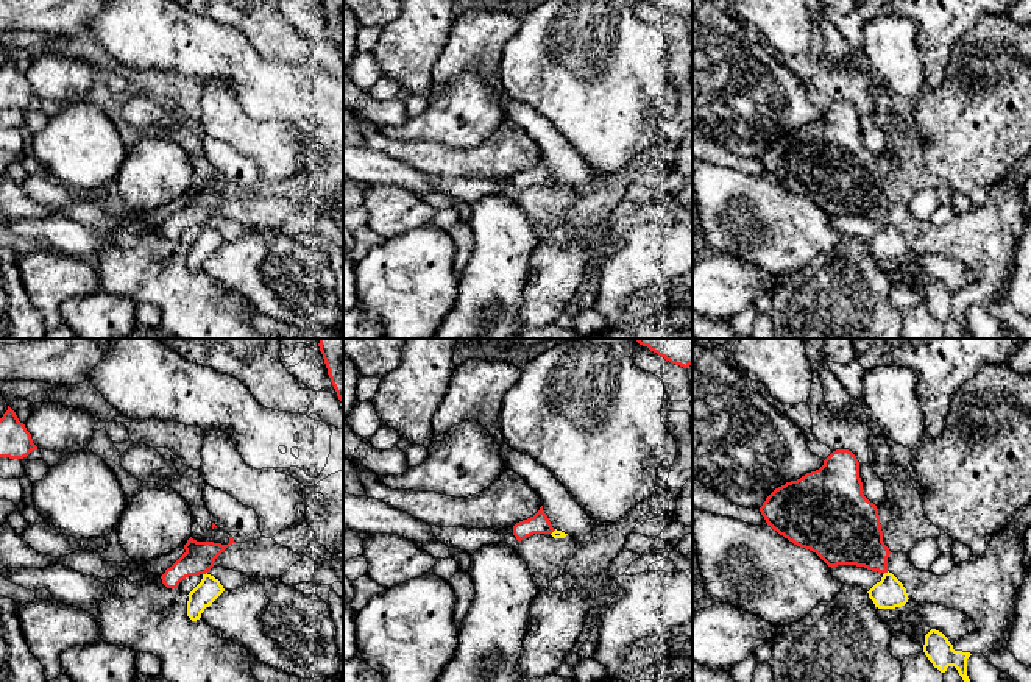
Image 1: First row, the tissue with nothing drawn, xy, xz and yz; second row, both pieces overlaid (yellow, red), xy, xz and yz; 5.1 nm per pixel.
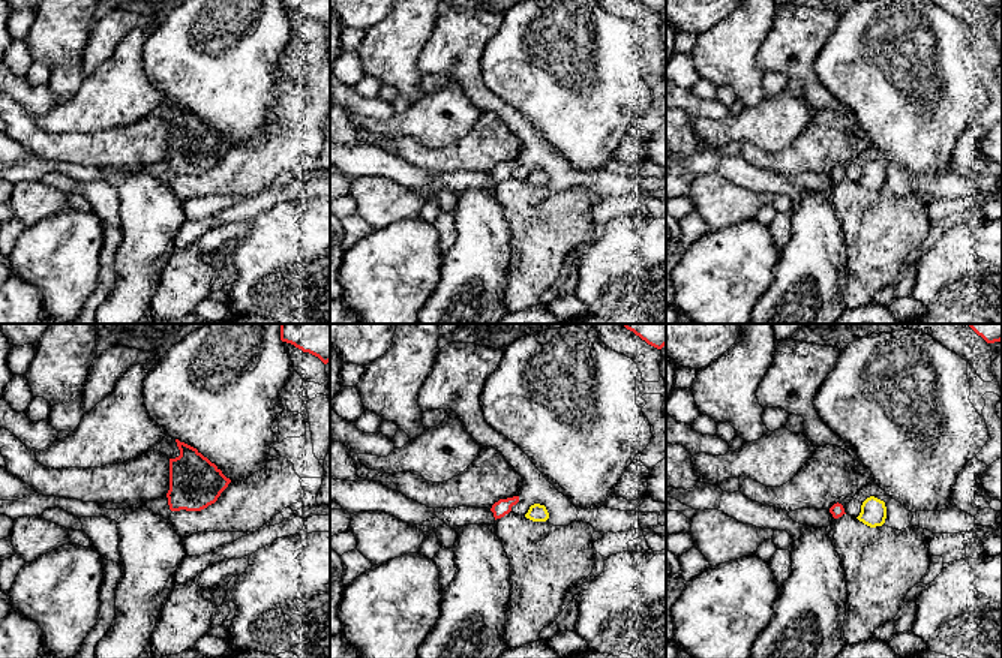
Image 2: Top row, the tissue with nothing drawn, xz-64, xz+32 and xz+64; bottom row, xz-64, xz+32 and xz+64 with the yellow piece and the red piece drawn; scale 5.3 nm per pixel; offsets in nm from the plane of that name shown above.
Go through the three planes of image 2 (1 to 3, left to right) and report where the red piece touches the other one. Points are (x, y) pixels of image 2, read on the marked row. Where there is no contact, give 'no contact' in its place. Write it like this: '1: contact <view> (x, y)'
1: no contact
2: no contact
3: no contact

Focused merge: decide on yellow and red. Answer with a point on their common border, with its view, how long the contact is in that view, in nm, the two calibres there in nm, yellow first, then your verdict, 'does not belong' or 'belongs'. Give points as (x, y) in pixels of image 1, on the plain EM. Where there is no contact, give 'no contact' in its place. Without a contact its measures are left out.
yz (885, 223) | 40 nm | 160/300 nm | does not belong

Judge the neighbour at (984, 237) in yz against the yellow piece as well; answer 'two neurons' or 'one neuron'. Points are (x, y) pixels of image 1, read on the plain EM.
one neuron

